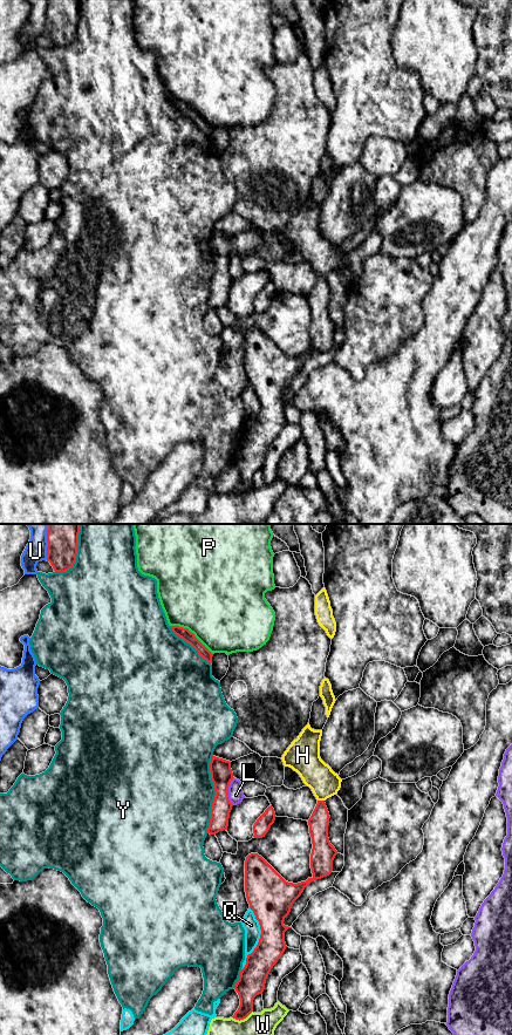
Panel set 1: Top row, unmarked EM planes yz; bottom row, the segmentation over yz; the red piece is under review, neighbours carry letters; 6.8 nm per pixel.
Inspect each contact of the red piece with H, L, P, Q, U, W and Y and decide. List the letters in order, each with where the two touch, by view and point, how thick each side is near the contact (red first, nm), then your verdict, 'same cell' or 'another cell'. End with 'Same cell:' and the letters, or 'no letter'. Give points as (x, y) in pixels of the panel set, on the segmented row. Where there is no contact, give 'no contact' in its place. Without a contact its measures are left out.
H: contact yz (321, 801); calibres 140 and 200 nm; same cell
L: contact yz (227, 791); calibres 150 and 110 nm; another cell
P: contact yz (192, 633); calibres 80 and 500 nm; another cell
Q: contact yz (259, 939); calibres 260 and 110 nm; another cell
U: contact yz (47, 540); calibres 220 and 150 nm; another cell
W: contact yz (241, 1019); calibres 180 and 160 nm; another cell
Y: contact yz (216, 794); calibres 150 and 480 nm; another cell
Same cell: H

